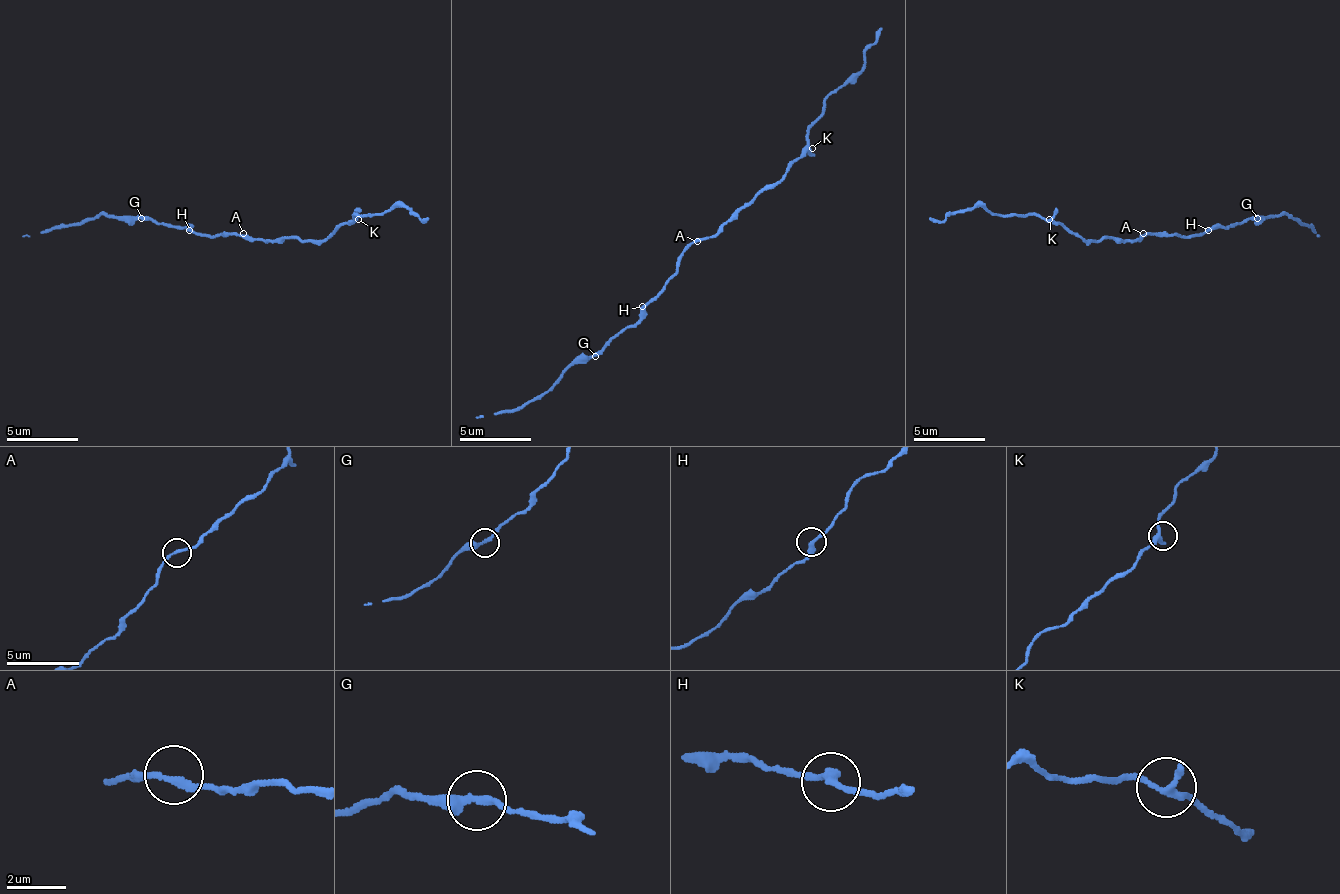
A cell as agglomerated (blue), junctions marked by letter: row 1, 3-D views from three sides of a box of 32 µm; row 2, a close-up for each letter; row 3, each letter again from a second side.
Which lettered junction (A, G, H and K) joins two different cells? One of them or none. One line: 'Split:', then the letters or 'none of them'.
Split: none of them

